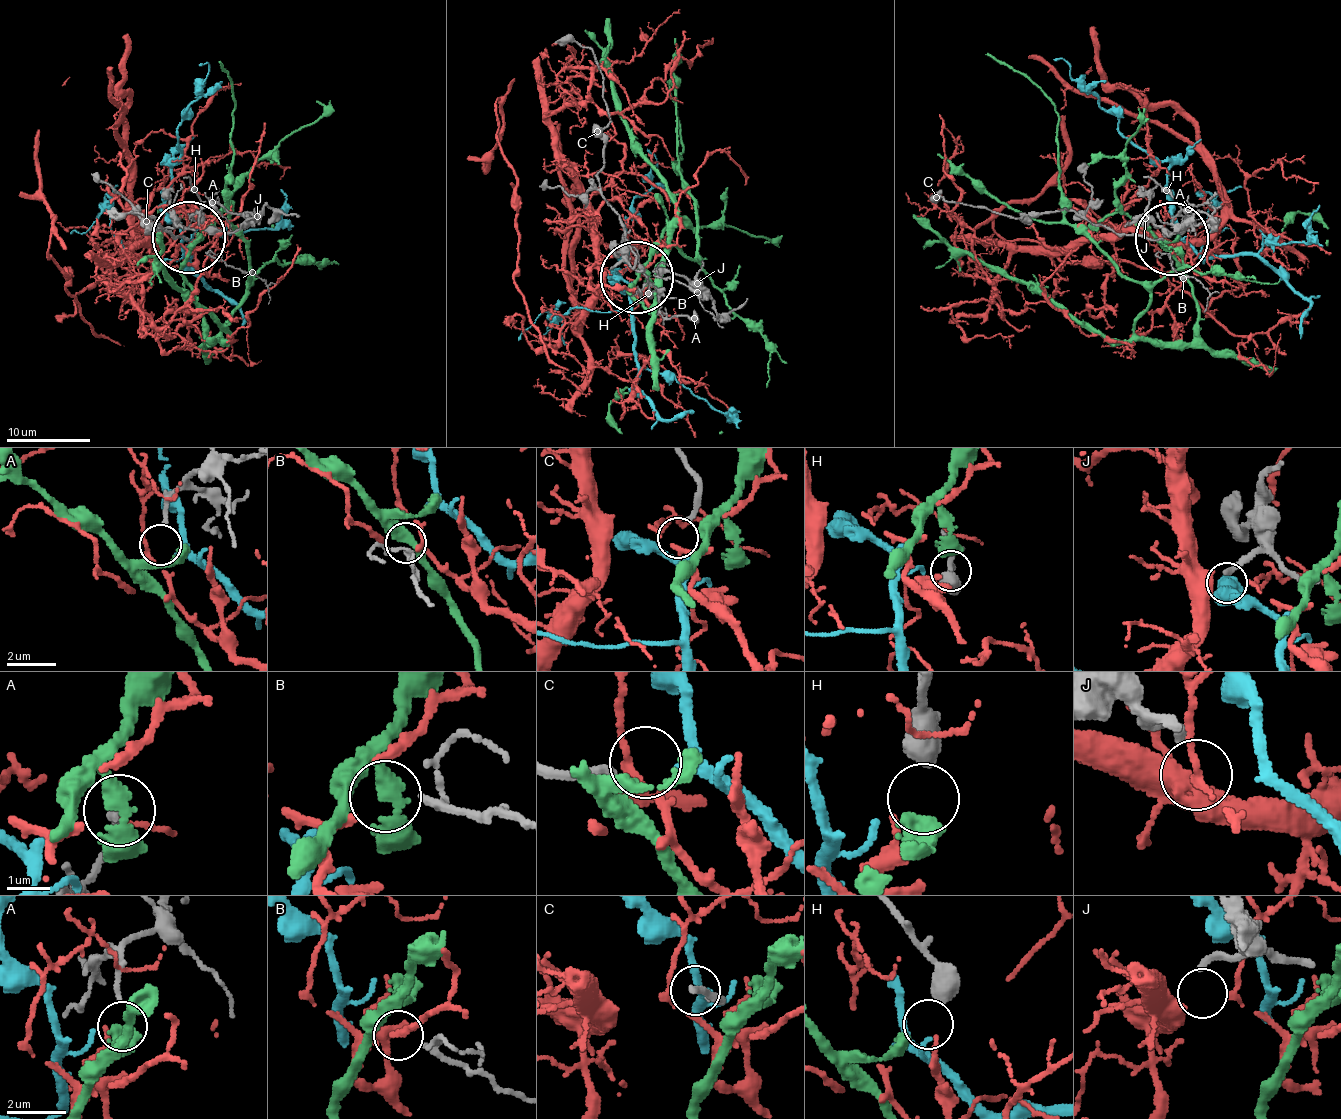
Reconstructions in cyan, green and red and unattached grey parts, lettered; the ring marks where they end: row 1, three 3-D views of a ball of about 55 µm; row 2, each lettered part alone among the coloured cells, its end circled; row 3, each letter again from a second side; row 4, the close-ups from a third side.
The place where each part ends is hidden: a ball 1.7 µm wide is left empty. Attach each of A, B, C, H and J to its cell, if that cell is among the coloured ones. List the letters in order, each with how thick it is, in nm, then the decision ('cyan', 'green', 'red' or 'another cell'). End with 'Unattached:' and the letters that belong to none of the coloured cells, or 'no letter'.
A: 160 nm thick; another cell
B: 140 nm thick; red
C: 200 nm thick; cyan
H: 650 nm thick; green
J: 240 nm thick; another cell
Unattached: A, J

